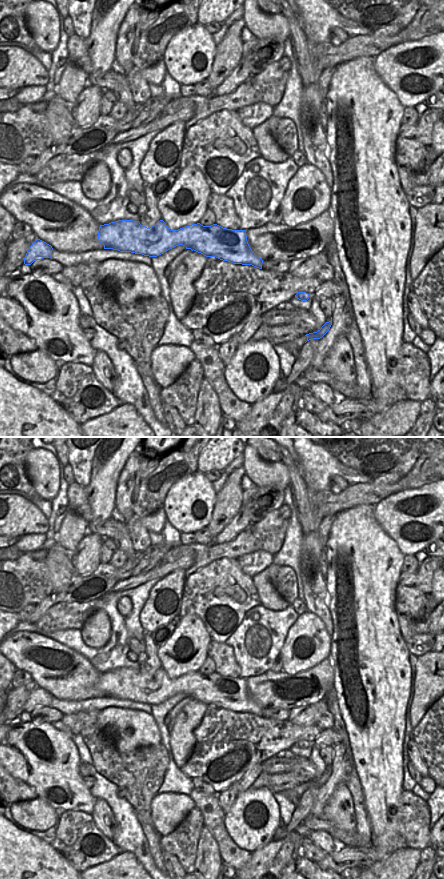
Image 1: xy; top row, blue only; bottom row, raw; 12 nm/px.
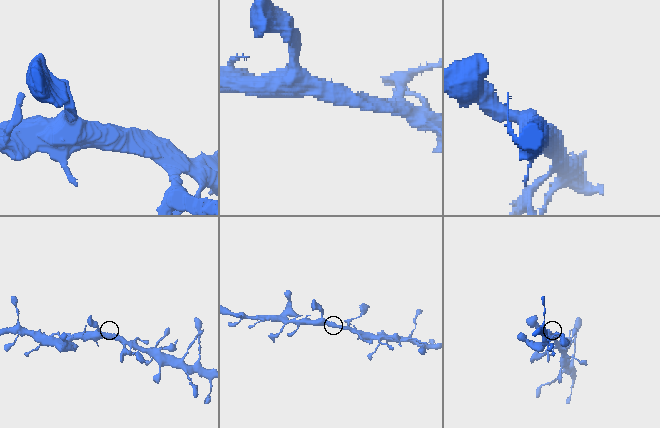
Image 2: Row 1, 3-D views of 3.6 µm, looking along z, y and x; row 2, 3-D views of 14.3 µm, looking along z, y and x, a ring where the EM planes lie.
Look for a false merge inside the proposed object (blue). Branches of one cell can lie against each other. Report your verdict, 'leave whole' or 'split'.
leave whole

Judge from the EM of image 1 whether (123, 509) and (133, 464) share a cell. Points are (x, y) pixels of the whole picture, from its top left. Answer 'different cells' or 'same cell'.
same cell

